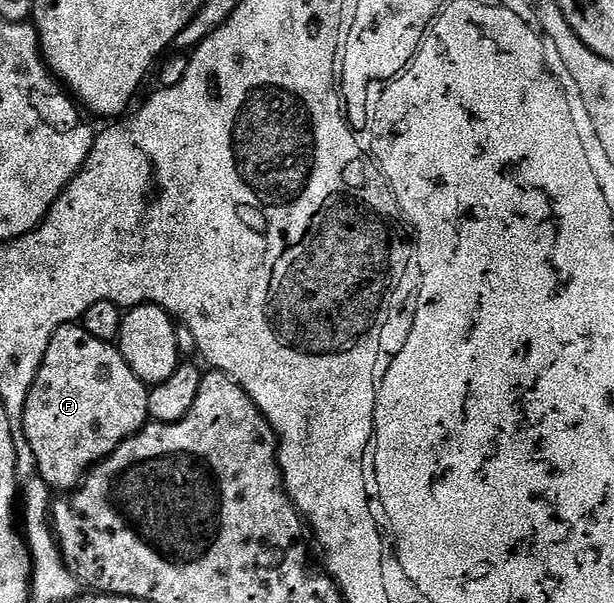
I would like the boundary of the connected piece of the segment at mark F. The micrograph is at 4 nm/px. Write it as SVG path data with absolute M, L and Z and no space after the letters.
M77 323L57 328L48 342L44 362L28 390L28 402L20 416L20 427L32 446L36 467L51 490L73 490L82 477L106 456L111 456L129 436L145 428L150 420L150 388L124 362L122 353L111 341L92 338Z

